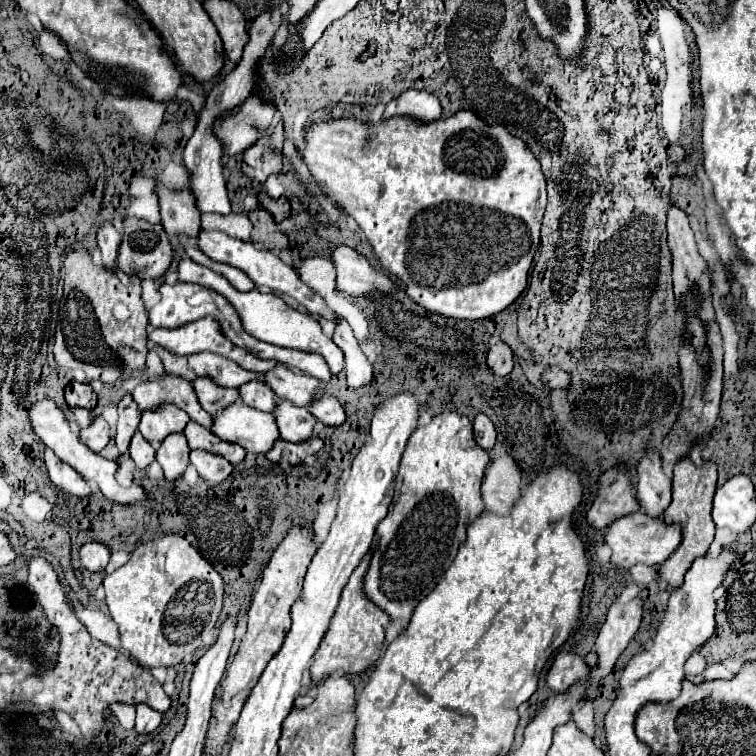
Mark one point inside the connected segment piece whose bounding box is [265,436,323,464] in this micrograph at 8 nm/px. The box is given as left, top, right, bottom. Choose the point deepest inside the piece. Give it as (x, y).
(293, 453)

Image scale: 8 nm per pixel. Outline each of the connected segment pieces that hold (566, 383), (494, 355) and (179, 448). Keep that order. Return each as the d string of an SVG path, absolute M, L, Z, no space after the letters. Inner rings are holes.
M549 366L549 368L545 370L545 374L543 374L543 380L547 382L547 386L549 386L551 390L555 390L555 388L567 390L567 388L571 386L571 374L569 374L569 372L563 372L563 370L557 368L557 366Z
M497 342L487 350L487 366L495 376L507 376L513 370L513 352L505 342Z
M181 432L169 434L157 448L157 462L161 464L167 480L177 480L189 464L189 444Z

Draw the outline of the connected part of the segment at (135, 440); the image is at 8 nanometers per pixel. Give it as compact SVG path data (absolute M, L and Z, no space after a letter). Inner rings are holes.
M135 432L135 436L131 438L129 454L131 454L133 462L137 464L137 468L141 468L141 470L145 470L155 460L155 448L141 436L141 432Z

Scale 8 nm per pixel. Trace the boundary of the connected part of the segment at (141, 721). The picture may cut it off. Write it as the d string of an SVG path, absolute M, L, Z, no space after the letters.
M137 704L137 726L135 726L135 730L139 734L149 734L161 724L161 718L163 716L159 712L155 712L153 708L149 708L147 704Z

